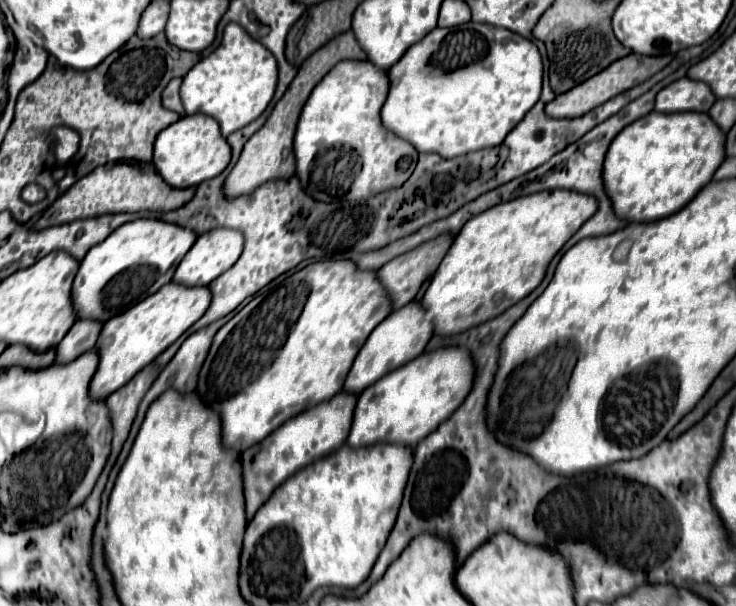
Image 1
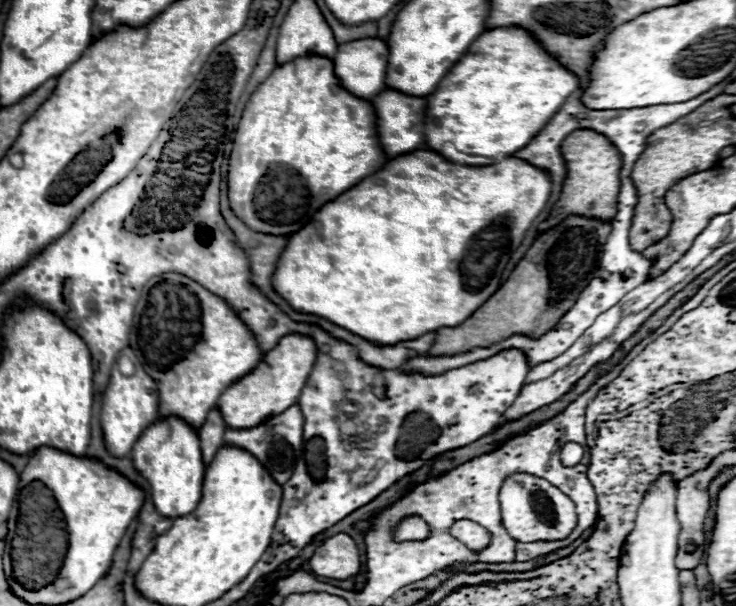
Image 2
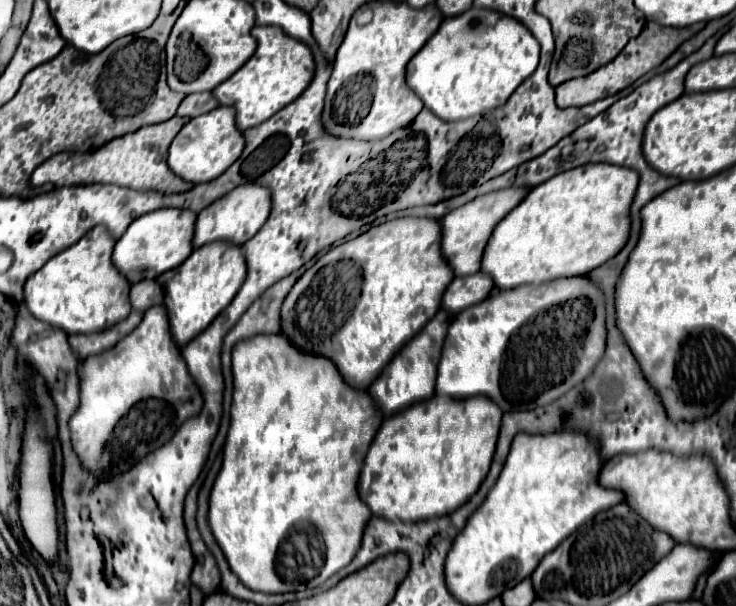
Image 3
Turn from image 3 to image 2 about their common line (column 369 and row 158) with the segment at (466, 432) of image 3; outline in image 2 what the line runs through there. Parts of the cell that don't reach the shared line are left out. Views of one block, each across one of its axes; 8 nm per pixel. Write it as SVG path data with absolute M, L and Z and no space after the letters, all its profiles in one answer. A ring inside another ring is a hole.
M494 28L472 42L460 64L428 96L432 114L426 114L424 120L426 146L460 164L502 162L524 148L576 88L576 74L548 56L524 28Z

